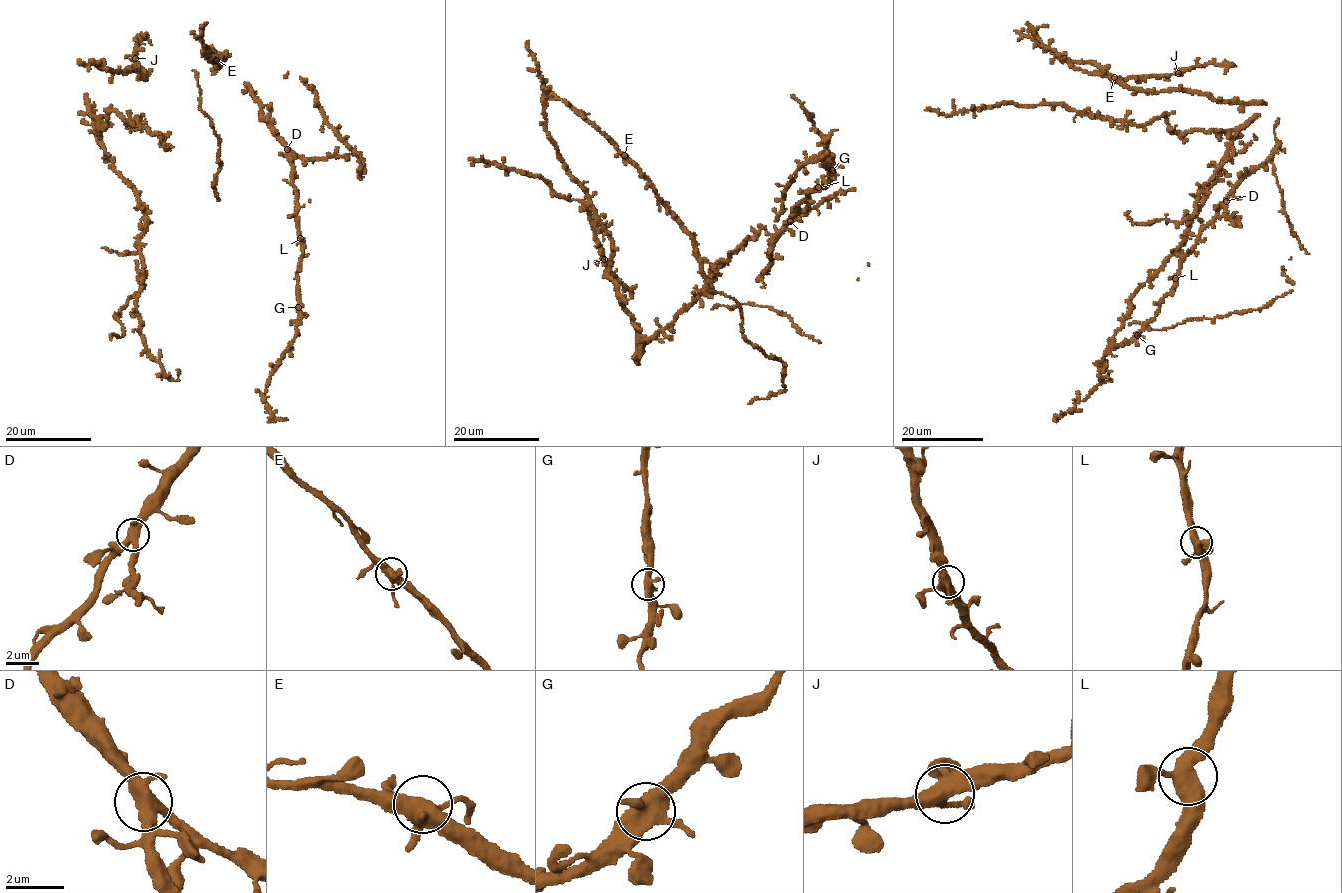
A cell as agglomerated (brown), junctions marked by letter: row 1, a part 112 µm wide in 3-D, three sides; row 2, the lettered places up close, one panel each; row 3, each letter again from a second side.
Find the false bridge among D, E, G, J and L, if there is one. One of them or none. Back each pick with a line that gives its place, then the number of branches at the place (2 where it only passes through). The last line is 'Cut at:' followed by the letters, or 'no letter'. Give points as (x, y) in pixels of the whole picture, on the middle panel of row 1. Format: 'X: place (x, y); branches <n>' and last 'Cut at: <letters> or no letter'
Cut at: no letter

